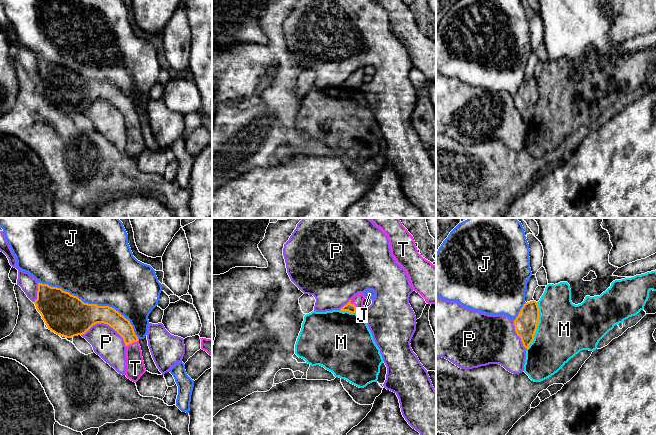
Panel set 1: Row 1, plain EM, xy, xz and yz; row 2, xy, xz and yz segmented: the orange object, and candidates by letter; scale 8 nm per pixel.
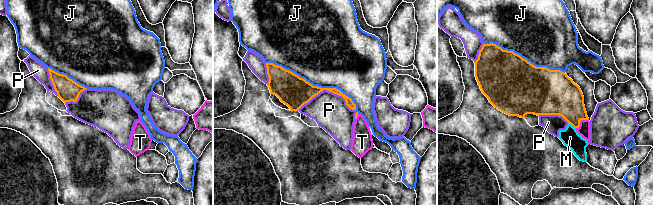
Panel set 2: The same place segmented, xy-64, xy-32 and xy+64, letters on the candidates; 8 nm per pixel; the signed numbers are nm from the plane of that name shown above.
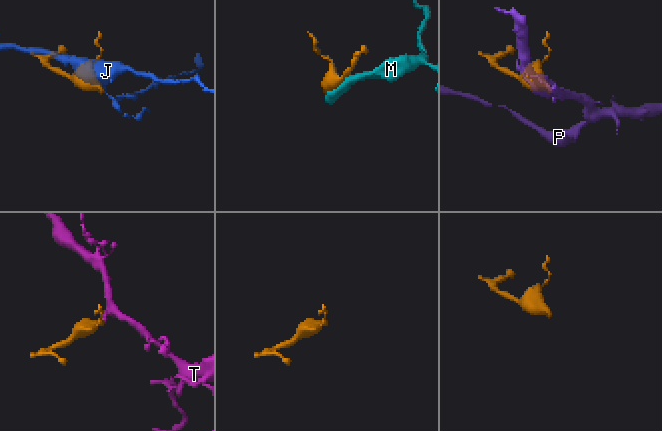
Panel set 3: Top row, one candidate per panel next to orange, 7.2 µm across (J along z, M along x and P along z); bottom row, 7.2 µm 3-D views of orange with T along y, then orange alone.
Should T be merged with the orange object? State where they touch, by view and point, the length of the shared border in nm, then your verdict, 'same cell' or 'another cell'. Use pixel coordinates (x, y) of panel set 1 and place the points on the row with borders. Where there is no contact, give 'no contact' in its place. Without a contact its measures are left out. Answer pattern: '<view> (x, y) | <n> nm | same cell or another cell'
xz (355, 306) | 120 nm | same cell

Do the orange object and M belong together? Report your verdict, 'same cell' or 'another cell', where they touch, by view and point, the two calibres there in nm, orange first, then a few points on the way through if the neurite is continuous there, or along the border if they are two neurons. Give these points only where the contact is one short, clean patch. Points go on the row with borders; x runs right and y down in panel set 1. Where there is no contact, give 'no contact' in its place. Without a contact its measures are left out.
another cell; contact yz (536, 326); calibres 180 and 440 nm

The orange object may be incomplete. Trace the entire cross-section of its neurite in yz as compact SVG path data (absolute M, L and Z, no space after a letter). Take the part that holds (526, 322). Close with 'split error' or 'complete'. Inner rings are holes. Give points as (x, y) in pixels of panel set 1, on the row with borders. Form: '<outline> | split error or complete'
M536 301L523 305L514 320L515 331L521 338L523 346L527 349L534 340L534 335L539 323L539 307Z | complete

